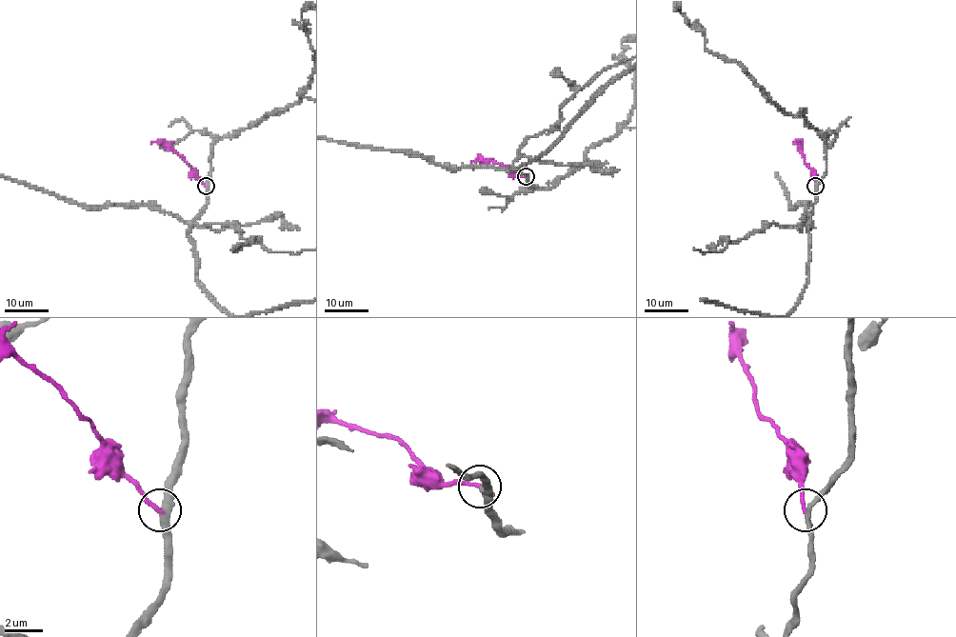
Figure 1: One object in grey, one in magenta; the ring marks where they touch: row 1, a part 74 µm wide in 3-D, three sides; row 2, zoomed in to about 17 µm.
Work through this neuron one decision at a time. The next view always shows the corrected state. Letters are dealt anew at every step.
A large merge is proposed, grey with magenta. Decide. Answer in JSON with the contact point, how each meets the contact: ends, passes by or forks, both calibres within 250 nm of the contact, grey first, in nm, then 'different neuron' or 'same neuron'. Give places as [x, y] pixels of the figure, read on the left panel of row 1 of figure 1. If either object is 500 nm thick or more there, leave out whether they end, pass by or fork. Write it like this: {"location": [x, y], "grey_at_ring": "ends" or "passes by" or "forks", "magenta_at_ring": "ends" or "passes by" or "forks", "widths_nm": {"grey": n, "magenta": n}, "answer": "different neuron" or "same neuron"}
{"location": [206, 186], "grey_at_ring": "passes by", "magenta_at_ring": "ends", "widths_nm": {"grey": 320, "magenta": 200}, "answer": "same neuron"}

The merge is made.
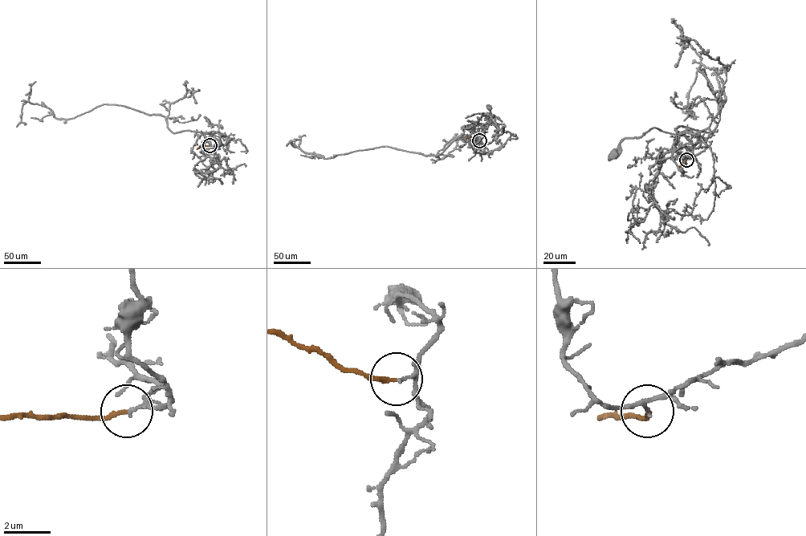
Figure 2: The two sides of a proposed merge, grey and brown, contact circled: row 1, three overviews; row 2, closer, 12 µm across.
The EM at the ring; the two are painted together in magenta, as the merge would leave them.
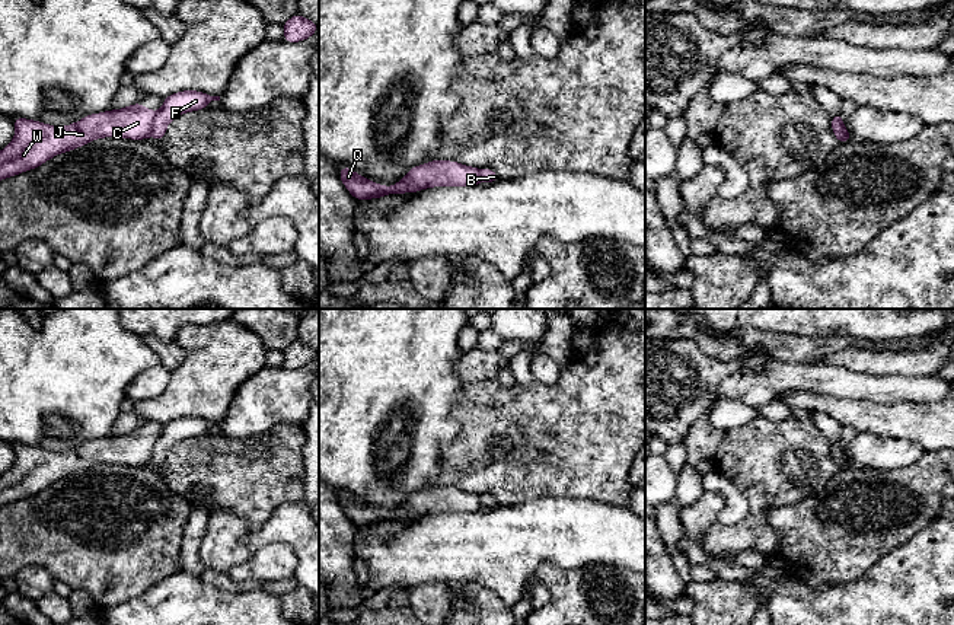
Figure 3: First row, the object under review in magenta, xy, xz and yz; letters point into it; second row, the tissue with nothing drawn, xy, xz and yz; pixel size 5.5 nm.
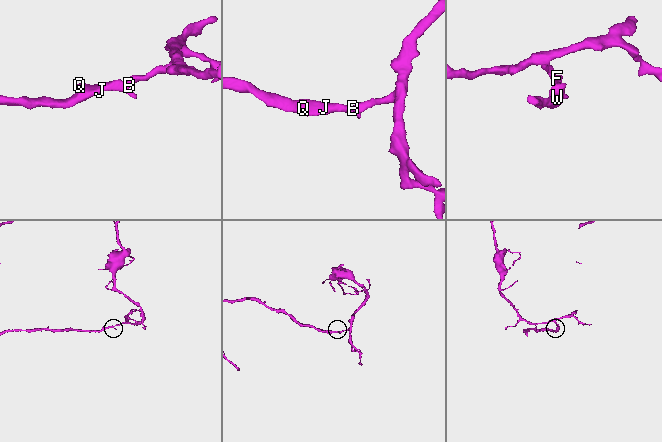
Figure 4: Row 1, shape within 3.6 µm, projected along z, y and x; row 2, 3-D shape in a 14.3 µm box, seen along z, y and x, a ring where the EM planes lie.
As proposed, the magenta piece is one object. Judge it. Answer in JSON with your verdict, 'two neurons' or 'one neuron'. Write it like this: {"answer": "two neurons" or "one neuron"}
{"answer": "two neurons"}

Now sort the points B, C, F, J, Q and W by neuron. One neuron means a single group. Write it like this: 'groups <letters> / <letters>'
groups B F / C J Q W

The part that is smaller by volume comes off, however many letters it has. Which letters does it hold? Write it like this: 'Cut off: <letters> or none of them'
Cut off: C, J, Q, W

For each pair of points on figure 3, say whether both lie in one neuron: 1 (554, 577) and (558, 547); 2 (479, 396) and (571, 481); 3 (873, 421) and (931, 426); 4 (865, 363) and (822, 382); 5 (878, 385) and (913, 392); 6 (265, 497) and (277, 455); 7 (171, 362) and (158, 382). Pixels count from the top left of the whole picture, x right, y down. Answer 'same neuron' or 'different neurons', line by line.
1: different neurons
2: same neuron
3: same neuron
4: different neurons
5: same neuron
6: same neuron
7: different neurons

